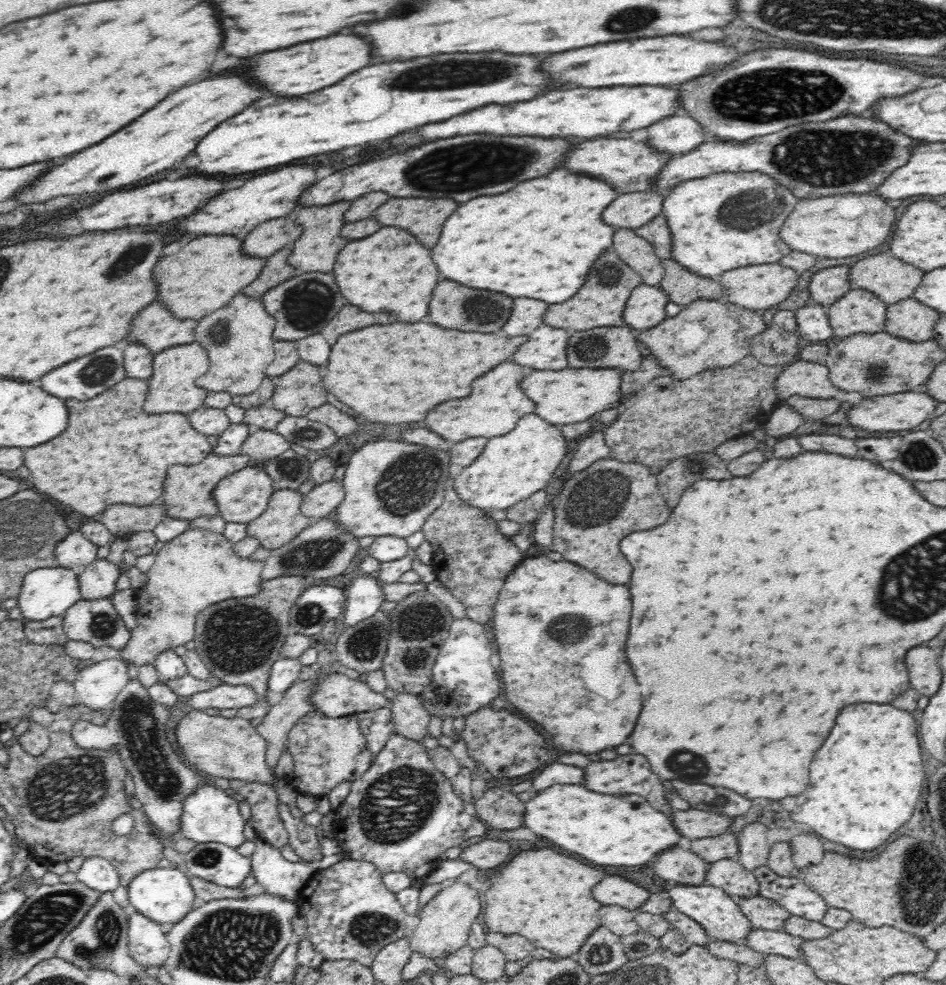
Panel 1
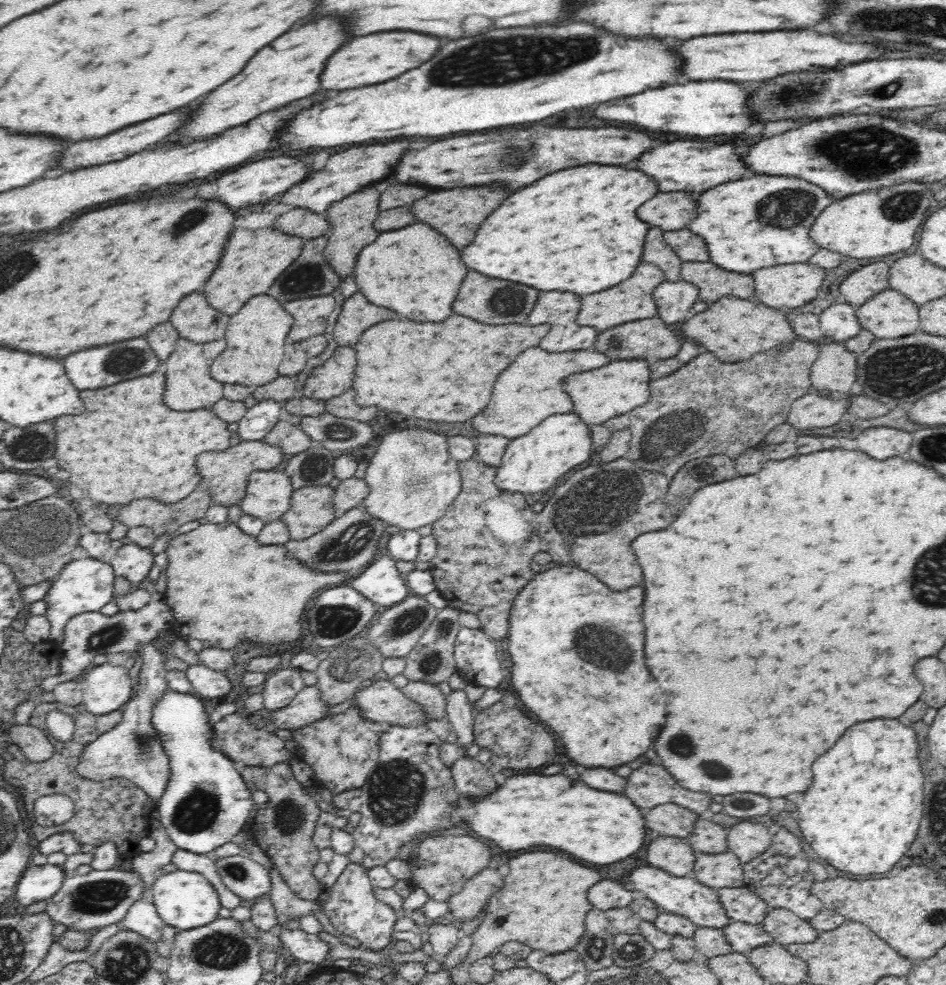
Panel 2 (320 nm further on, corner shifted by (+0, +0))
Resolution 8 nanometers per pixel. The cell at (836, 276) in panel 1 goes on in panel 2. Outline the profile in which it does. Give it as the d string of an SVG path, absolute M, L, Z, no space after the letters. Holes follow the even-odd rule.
M874 262L864 268L859 268L852 272L839 286L841 296L846 299L846 303L854 306L863 305L868 302L876 293L890 289L889 272L891 263Z

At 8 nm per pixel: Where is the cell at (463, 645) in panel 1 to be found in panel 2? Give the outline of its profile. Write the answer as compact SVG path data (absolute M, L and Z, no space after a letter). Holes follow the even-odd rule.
M461 627L456 642L454 642L454 647L457 672L468 683L494 689L504 680L502 662L498 658L498 649L500 648L486 632L481 629Z

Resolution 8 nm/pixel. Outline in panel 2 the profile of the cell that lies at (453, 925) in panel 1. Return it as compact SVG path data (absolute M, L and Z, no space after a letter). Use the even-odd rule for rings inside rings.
M490 865L467 880L464 888L450 898L449 910L456 918L455 923L471 919L486 906L486 901L500 890L504 878L498 870L492 870Z

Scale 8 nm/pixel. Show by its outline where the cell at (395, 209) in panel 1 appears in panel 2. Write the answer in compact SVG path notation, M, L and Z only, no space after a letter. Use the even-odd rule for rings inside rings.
M496 184L496 192L482 192L480 188L456 188L456 190L444 190L444 192L436 192L429 194L412 204L412 212L416 214L418 220L428 222L432 228L436 228L438 232L442 232L456 248L468 246L474 240L474 234L478 232L480 224L488 218L488 214L492 212L492 206L500 206L512 192L500 188Z

